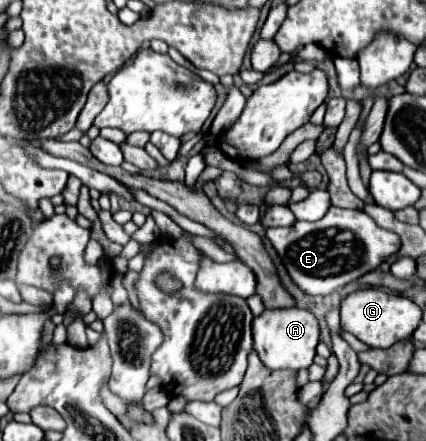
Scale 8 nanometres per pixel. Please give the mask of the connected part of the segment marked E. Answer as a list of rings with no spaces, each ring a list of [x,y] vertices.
[[[330,206],[318,222],[296,222],[290,228],[268,228],[266,238],[282,258],[292,282],[308,296],[324,296],[336,288],[376,270],[388,256],[400,250],[400,236],[380,228],[364,210]]]

